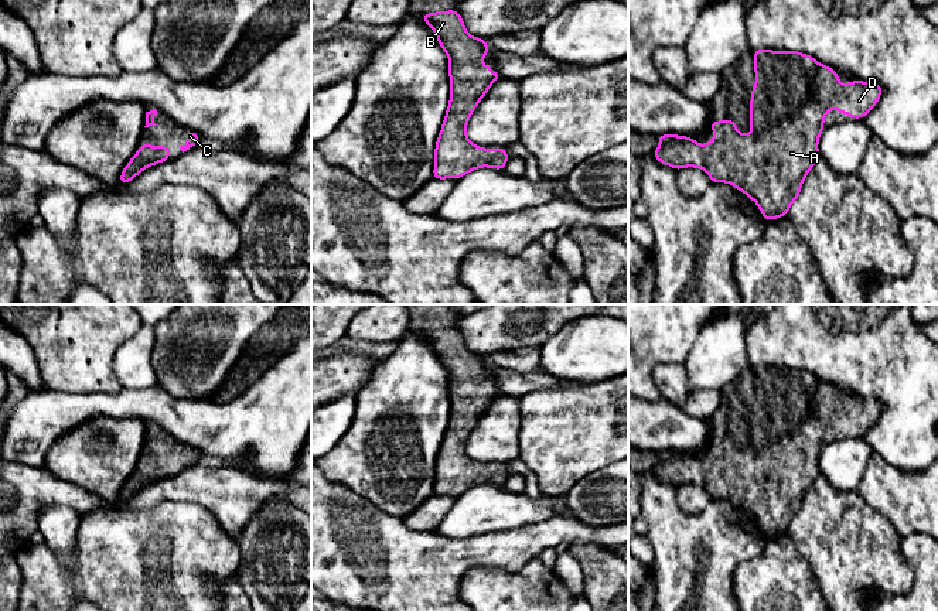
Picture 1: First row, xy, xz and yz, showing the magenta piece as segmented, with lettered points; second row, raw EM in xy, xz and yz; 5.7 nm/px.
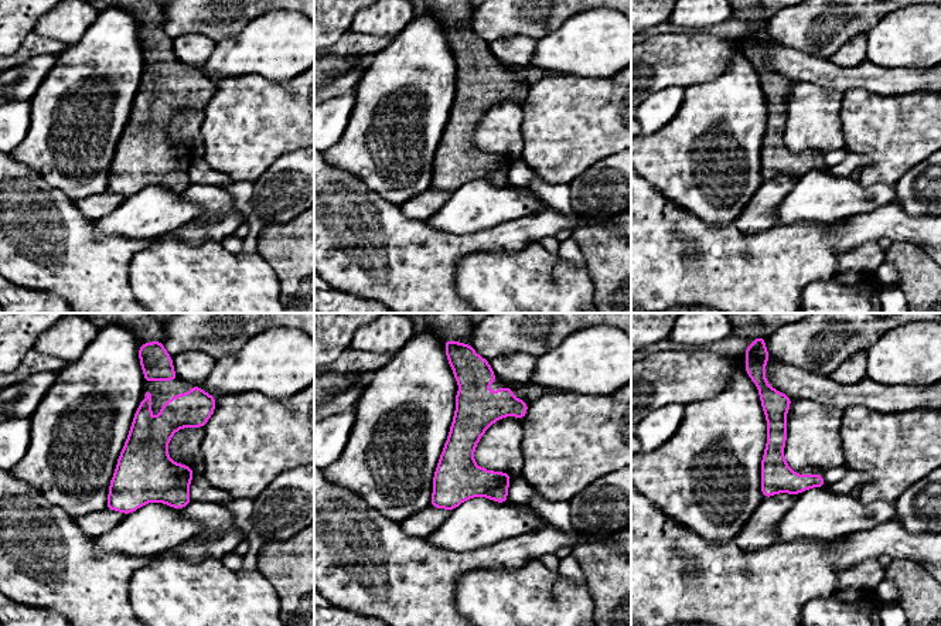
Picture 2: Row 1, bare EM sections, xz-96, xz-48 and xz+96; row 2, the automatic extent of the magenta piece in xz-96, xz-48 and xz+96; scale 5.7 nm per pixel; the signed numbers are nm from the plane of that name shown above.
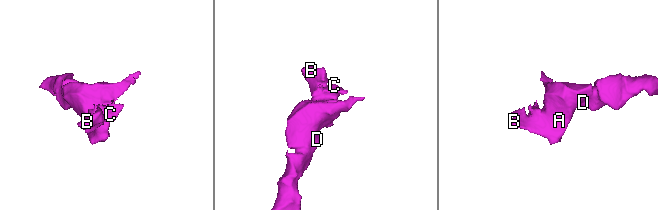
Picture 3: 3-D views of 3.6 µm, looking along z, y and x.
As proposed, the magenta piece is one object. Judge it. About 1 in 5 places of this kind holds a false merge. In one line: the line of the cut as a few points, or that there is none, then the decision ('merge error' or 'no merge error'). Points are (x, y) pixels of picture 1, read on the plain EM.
no cut; no merge error

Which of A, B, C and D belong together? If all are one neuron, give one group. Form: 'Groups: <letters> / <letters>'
Groups: A B C D

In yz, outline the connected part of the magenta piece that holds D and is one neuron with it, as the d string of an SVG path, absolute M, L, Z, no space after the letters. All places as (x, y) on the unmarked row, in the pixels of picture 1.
M761 365L753 368L755 402L751 406L750 444L751 451L740 451L734 437L710 438L716 455L707 457L702 464L696 455L672 450L658 451L659 464L654 474L675 487L685 484L703 485L712 499L727 499L753 516L765 537L788 532L789 523L799 513L806 491L819 475L818 458L825 444L826 430L836 426L853 436L866 433L879 419L883 405L874 399L852 397L839 402L839 390L819 380L813 373L798 368L770 368Z

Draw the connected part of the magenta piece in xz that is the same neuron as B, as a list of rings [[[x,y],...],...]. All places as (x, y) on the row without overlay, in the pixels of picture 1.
[[[457,327],[426,330],[422,335],[434,348],[440,363],[450,378],[450,419],[436,458],[433,495],[458,496],[467,489],[481,484],[504,487],[509,475],[506,465],[477,464],[467,455],[467,440],[470,433],[491,402],[502,396],[498,389],[492,389],[488,382],[480,379],[481,375],[487,375],[490,366],[487,358],[467,349],[463,334]]]

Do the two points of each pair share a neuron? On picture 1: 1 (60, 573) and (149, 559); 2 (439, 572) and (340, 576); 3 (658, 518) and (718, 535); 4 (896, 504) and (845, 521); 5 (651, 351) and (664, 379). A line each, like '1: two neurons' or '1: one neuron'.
1: one neuron
2: one neuron
3: one neuron
4: two neurons
5: two neurons

